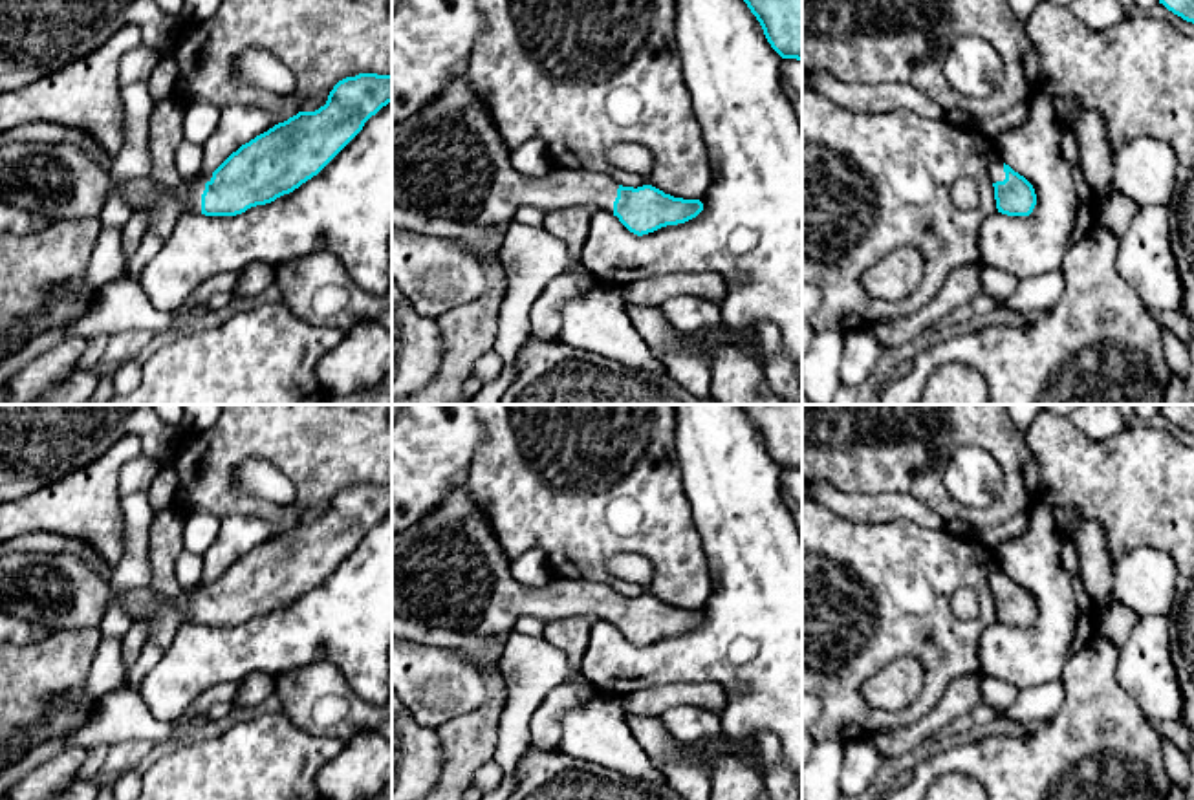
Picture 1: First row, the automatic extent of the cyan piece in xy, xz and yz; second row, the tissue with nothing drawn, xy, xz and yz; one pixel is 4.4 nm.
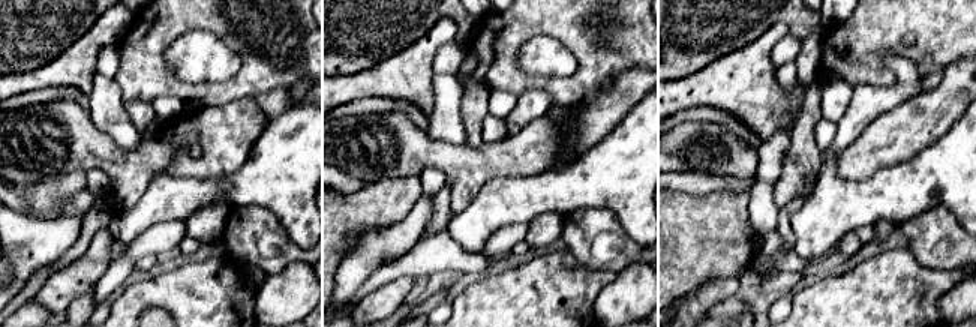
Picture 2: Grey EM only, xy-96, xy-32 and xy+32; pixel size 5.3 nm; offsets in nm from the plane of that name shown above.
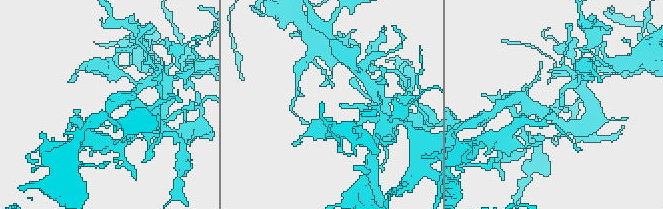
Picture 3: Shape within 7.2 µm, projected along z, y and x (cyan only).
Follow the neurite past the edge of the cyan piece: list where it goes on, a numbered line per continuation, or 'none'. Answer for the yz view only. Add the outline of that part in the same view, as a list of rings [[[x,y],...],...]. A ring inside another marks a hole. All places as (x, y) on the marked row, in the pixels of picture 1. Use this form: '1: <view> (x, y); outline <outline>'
1: yz (997, 169); outline [[[998,156],[994,157],[994,161],[991,165],[991,179],[993,179],[993,183],[1005,179],[1004,161]]]

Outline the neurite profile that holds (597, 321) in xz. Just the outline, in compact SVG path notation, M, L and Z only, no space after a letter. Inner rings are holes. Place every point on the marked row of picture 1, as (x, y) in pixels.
M592 282L584 295L562 308L557 339L615 362L650 373L667 373L654 350L634 330L619 287Z

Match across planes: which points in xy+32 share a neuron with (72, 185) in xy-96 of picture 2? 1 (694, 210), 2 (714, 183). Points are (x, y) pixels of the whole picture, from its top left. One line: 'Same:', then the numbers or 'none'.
Same: 1

